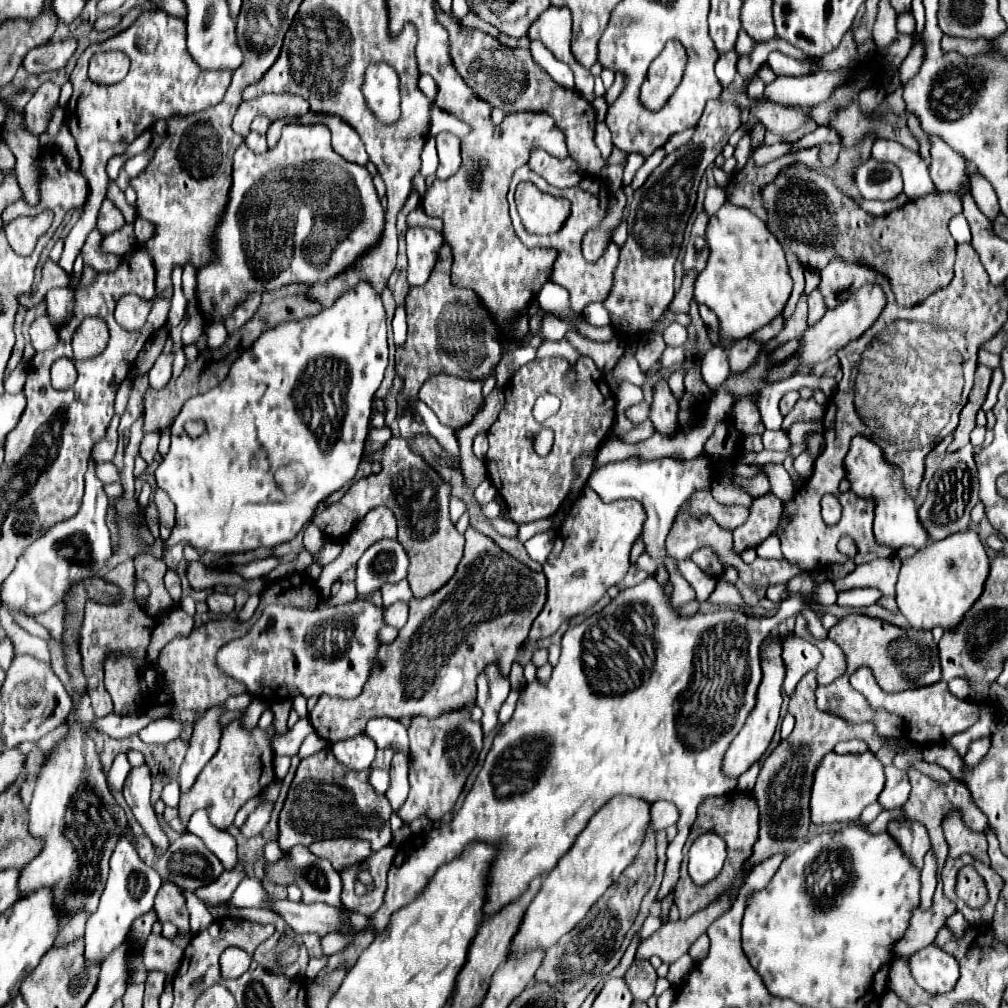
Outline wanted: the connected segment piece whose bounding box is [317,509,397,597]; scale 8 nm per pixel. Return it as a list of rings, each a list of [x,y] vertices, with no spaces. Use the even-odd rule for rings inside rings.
[[[373,509],[359,521],[359,525],[353,529],[351,537],[343,543],[343,553],[339,559],[335,559],[331,565],[327,565],[317,579],[317,587],[323,597],[329,595],[331,585],[339,579],[343,571],[349,567],[355,567],[359,557],[377,541],[381,539],[393,539],[397,535],[397,525],[395,525],[395,515],[389,509]]]

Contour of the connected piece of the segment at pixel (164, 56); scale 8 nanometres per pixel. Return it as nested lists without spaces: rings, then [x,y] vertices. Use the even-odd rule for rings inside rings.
[[[151,11],[147,17],[141,17],[131,29],[103,41],[95,43],[85,49],[85,53],[77,59],[77,65],[71,73],[71,83],[73,83],[73,95],[67,103],[65,109],[65,119],[67,127],[71,129],[71,135],[77,141],[77,149],[81,155],[81,175],[87,179],[89,185],[89,197],[85,201],[85,209],[71,229],[71,233],[65,239],[65,247],[61,253],[61,259],[57,265],[63,271],[71,271],[73,263],[87,239],[87,235],[95,229],[97,225],[97,213],[99,207],[105,199],[105,189],[107,189],[106,165],[107,161],[115,155],[123,155],[127,151],[127,145],[131,145],[145,129],[153,127],[157,121],[167,121],[171,117],[187,117],[201,113],[213,105],[217,105],[229,83],[231,83],[231,71],[203,71],[195,61],[191,59],[187,47],[185,47],[185,33],[183,33],[183,19],[171,17],[165,11]],[[143,19],[149,19],[159,35],[157,35],[157,45],[153,51],[143,51],[141,49],[141,35],[139,35],[139,25]],[[97,51],[123,51],[131,59],[131,69],[127,77],[111,87],[101,87],[95,85],[87,77],[87,65],[89,59]]]

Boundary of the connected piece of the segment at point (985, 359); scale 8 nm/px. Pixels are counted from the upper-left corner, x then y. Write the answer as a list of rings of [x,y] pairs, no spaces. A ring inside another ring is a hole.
[[[981,349],[978,353],[978,363],[994,369],[1000,367],[1000,356]]]

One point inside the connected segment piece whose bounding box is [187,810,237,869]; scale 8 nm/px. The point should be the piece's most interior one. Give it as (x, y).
(222, 844)

